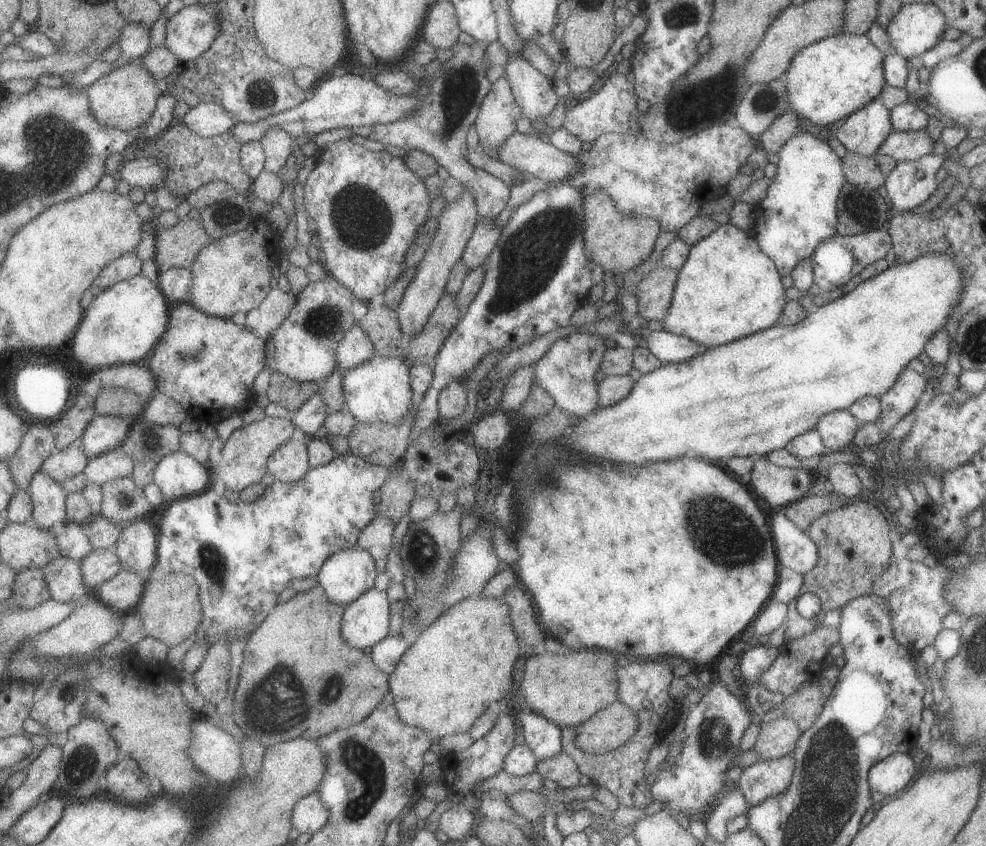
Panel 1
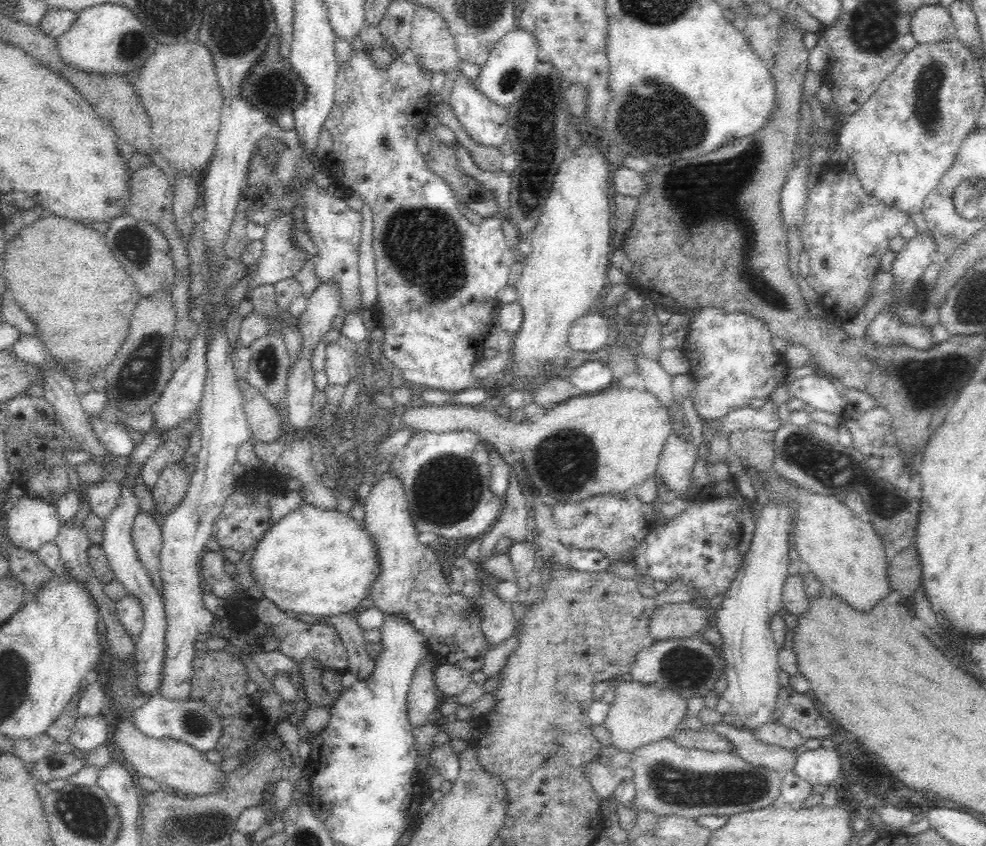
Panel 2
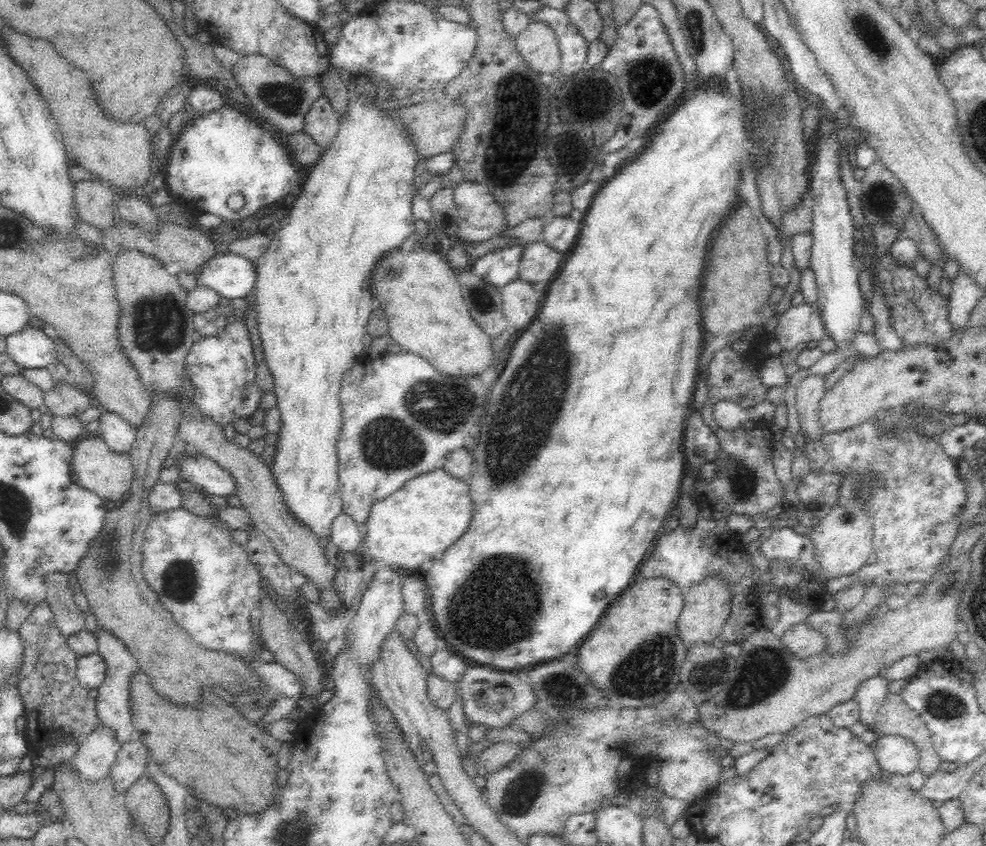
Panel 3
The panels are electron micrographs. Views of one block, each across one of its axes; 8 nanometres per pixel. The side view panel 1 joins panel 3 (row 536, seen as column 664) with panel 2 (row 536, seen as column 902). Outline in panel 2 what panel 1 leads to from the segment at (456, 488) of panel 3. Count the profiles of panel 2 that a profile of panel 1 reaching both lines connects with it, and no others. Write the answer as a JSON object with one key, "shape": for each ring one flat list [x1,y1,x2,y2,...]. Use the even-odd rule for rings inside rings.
{"shape":[[303,503,274,522,256,545,249,560,252,580,262,590,263,598,274,603,283,613,296,618,299,614,329,617,355,610,368,596,372,583,380,574,380,559,374,541,350,515,341,511]]}

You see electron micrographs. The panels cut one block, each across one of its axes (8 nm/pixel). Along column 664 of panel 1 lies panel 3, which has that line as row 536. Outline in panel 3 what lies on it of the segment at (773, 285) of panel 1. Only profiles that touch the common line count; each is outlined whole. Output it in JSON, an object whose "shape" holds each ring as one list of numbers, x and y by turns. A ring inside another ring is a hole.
{"shape":[[358,96,354,102,349,102,348,114,340,121,338,134,329,144,327,151,321,155,318,162,303,172,301,184,297,188,298,196,295,197,296,201,292,203,288,214,288,223,274,226,270,231,270,246,260,258,253,262,239,254,220,250,216,256,208,258,206,263,201,265,198,273,194,273,197,279,197,286,211,288,219,297,230,300,242,299,249,293,255,292,258,331,263,347,264,360,273,376,274,386,272,392,277,398,276,408,281,415,280,430,276,432,278,439,274,445,274,459,272,466,270,466,270,473,272,473,272,479,274,479,276,487,280,487,280,491,282,491,282,501,284,501,284,507,288,509,288,513,300,523,304,523,304,527,308,527,308,531,312,531,312,534,318,537,318,541,323,539,330,540,334,519,343,513,343,502,338,478,339,458,337,455,337,442,342,430,344,411,342,411,342,403,340,403,339,390,347,372,358,362,358,359,366,354,366,348,362,341,367,334,368,320,376,307,369,288,369,279,373,276,373,269,377,264,376,260,380,260,380,256,384,256,386,252,398,249,402,242,415,232,415,218,412,215,410,198,414,194,412,179,414,178,414,166,418,164,418,155,414,151,412,139,408,137,408,133,404,129,404,123,400,123,398,119,392,119,389,110,384,112,384,110,378,110,378,108,372,106,372,99,370,96]]}

